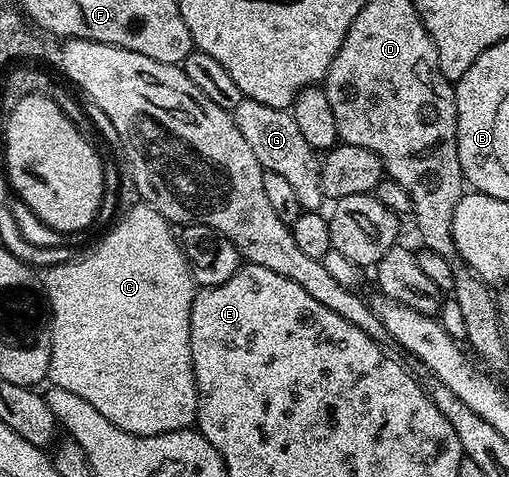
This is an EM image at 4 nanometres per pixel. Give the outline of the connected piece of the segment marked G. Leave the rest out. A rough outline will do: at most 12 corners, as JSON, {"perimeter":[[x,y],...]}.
{"perimeter":[[245,99],[237,131],[304,211],[322,210],[321,161],[290,112]]}

